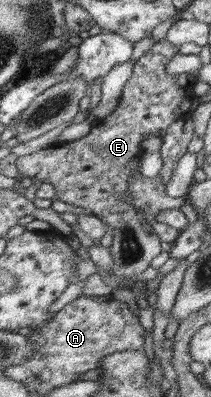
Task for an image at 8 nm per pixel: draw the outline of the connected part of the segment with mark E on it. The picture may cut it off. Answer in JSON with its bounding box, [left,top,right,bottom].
[16,40,192,282]

